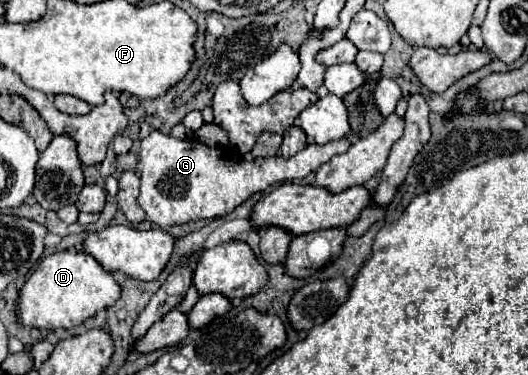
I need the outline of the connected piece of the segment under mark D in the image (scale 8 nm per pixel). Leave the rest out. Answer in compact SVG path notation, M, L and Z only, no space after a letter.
M57 251L47 255L19 293L19 317L27 327L39 329L73 329L93 317L97 311L109 309L121 297L121 287L95 257L75 251Z

